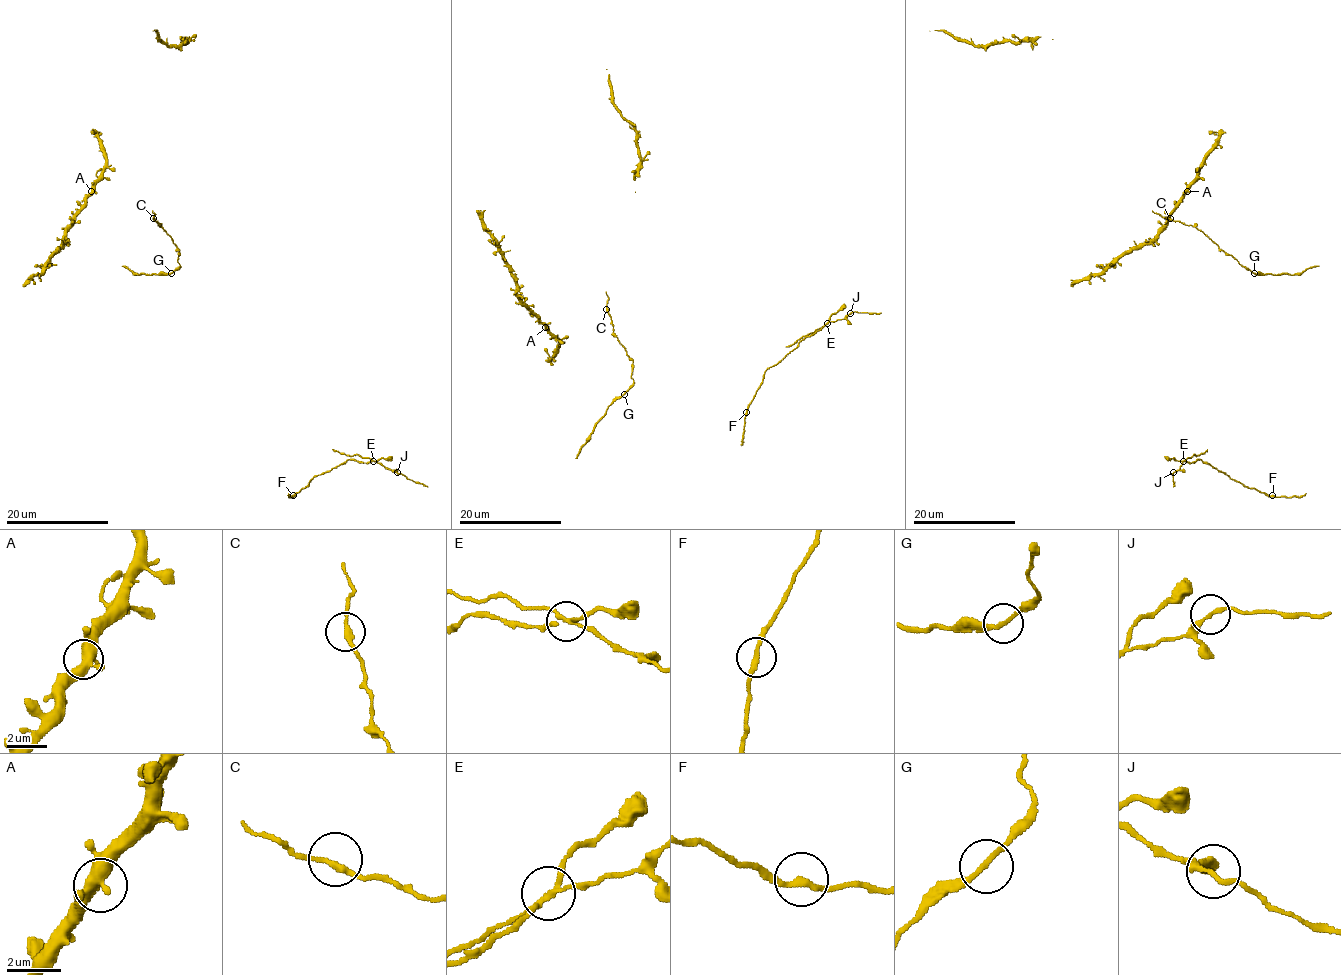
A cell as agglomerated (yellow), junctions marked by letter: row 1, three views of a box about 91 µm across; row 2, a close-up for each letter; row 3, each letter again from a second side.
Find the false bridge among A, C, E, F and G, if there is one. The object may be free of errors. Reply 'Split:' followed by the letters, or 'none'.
Split: E

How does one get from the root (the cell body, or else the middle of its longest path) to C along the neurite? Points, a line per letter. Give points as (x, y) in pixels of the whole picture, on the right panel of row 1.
C: (1247, 269), (1200, 230), (1170, 218)

